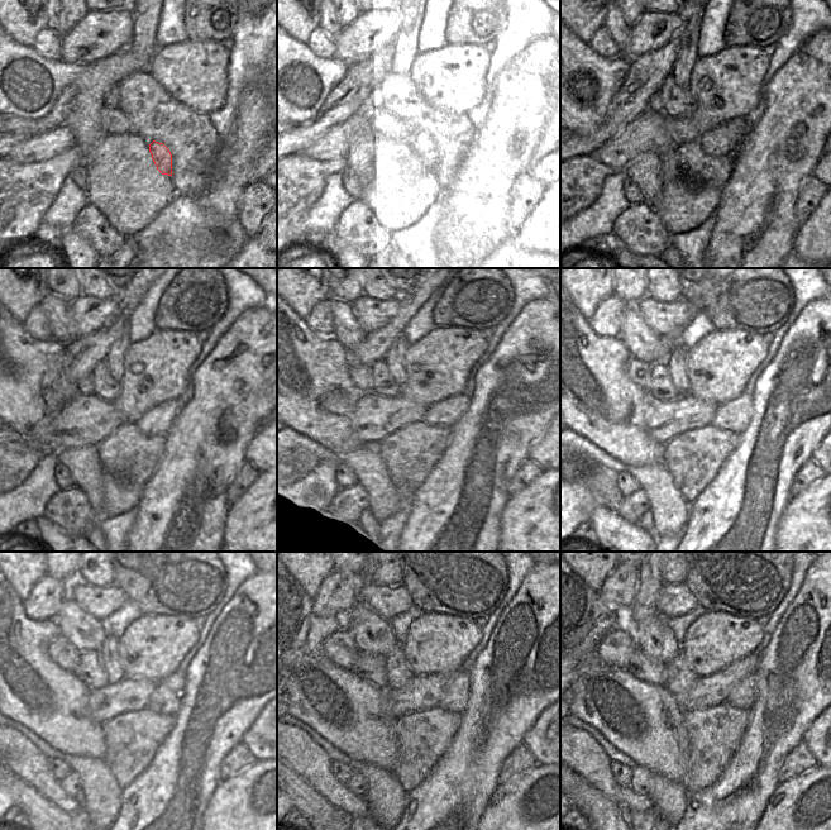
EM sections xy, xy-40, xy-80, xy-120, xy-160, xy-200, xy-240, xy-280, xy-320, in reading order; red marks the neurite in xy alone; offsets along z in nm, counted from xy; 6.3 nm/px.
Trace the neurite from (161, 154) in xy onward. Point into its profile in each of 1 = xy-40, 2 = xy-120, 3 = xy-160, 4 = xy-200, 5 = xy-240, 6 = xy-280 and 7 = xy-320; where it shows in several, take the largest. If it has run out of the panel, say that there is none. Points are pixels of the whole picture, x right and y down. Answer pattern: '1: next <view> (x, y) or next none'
1: next xy-40 (421, 142)
2: next xy-120 (157, 421)
3: next xy-160 (445, 414)
4: next xy-200 (734, 415)
5: next xy-240 (166, 699)
6: next xy-280 (454, 699)
7: next xy-320 (743, 696)

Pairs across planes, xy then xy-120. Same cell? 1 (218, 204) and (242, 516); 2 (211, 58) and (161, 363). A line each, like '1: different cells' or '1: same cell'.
1: different cells
2: same cell

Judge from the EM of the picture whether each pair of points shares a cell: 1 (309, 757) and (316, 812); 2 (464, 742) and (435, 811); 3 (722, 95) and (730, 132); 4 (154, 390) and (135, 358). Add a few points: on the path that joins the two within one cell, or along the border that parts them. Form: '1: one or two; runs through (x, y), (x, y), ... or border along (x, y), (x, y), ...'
1: two; border along (290, 769), (300, 774), (335, 807)
2: one; runs through (464, 759), (464, 780), (453, 793)
3: two; border along (745, 117), (727, 119), (701, 134)
4: one; runs through (154, 382), (152, 375), (143, 366)

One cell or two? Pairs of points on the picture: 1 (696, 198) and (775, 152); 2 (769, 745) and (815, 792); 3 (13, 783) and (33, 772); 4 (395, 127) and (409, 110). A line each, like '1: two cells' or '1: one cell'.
1: two cells
2: two cells
3: two cells
4: two cells

